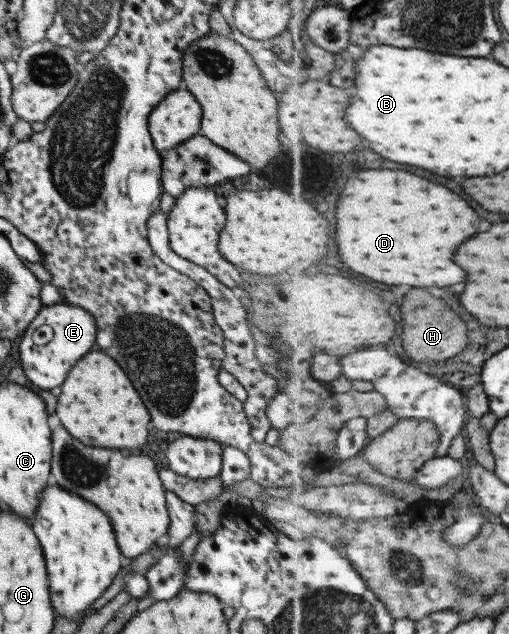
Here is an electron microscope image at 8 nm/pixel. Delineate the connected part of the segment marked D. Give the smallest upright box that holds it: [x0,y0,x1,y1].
[338,169,480,287]

